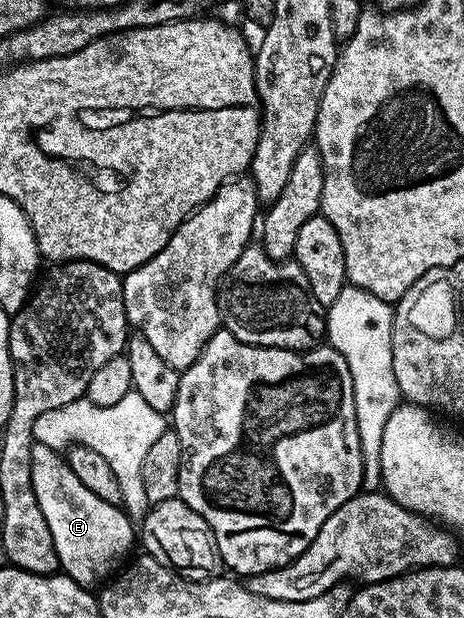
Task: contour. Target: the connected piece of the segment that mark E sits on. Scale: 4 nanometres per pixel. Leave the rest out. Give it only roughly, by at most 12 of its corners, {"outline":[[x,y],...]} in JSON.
{"outline":[[30,447],[32,489],[61,570],[107,580],[136,543],[133,520]]}

